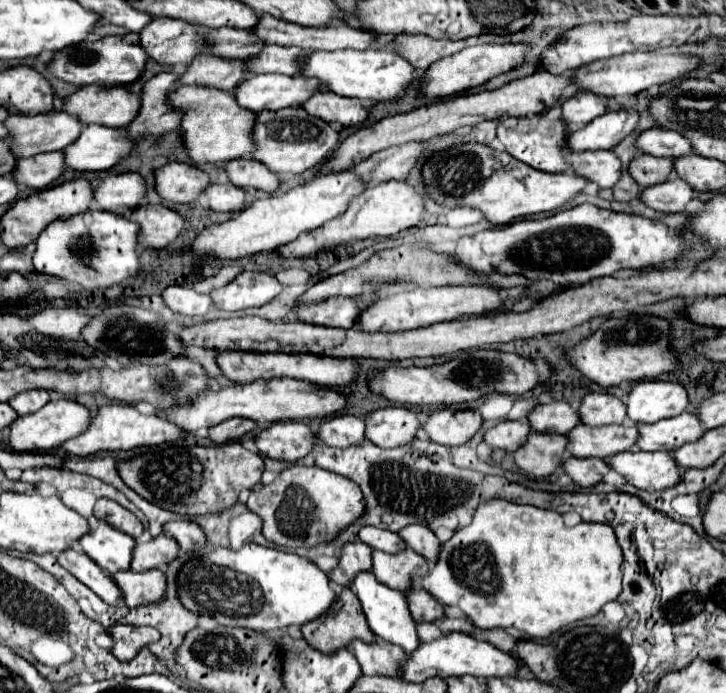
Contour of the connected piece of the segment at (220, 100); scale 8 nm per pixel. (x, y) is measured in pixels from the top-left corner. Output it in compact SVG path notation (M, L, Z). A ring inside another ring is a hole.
M182 85L170 91L168 105L172 109L182 111L180 133L184 139L186 153L196 165L202 165L202 163L222 165L230 159L248 157L254 151L254 143L250 139L250 131L254 125L254 113L240 107L232 93L226 93L214 87Z

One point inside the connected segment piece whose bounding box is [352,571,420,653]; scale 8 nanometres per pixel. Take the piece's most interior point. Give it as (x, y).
(386, 609)

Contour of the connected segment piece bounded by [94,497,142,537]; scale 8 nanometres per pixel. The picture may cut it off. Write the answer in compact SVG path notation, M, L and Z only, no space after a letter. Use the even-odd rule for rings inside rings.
M102 497L102 499L96 501L94 517L96 519L104 519L114 529L118 529L122 533L128 533L132 537L140 537L142 535L142 523L136 519L136 515L130 513L128 509L124 509L122 505L118 505L116 501L108 499L108 497Z

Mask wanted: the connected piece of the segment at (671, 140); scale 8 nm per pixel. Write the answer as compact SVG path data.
M652 127L642 131L634 141L634 147L640 153L648 153L654 157L668 157L668 159L676 159L680 155L692 153L690 141L686 137L662 127Z

